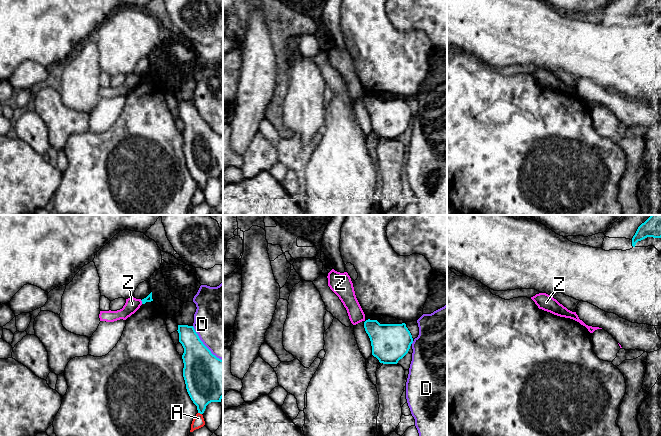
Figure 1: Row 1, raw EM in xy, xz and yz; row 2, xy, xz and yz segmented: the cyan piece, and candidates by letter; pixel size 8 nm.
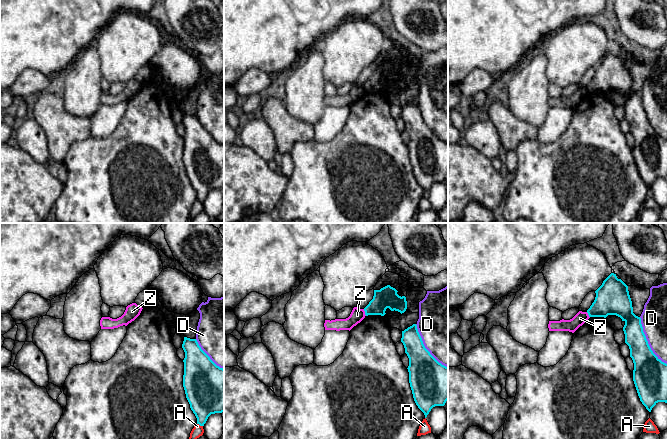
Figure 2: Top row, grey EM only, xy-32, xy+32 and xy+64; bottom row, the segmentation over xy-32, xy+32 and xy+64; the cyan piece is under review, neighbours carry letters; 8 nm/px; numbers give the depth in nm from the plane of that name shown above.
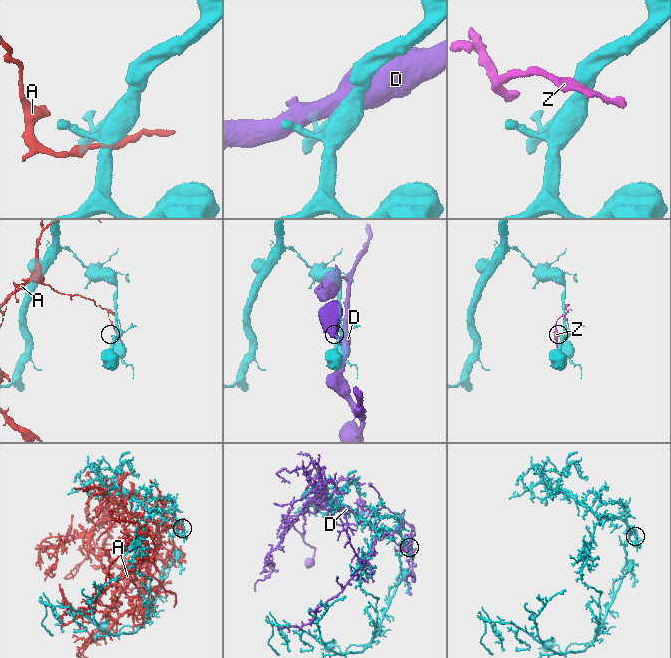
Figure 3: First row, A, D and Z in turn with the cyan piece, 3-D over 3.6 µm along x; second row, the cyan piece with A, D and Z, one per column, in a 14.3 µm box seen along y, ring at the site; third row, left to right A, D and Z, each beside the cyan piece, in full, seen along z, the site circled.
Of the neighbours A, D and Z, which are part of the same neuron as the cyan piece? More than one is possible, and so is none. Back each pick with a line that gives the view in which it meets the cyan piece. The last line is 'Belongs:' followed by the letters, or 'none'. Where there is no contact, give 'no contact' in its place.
Belongs: none

